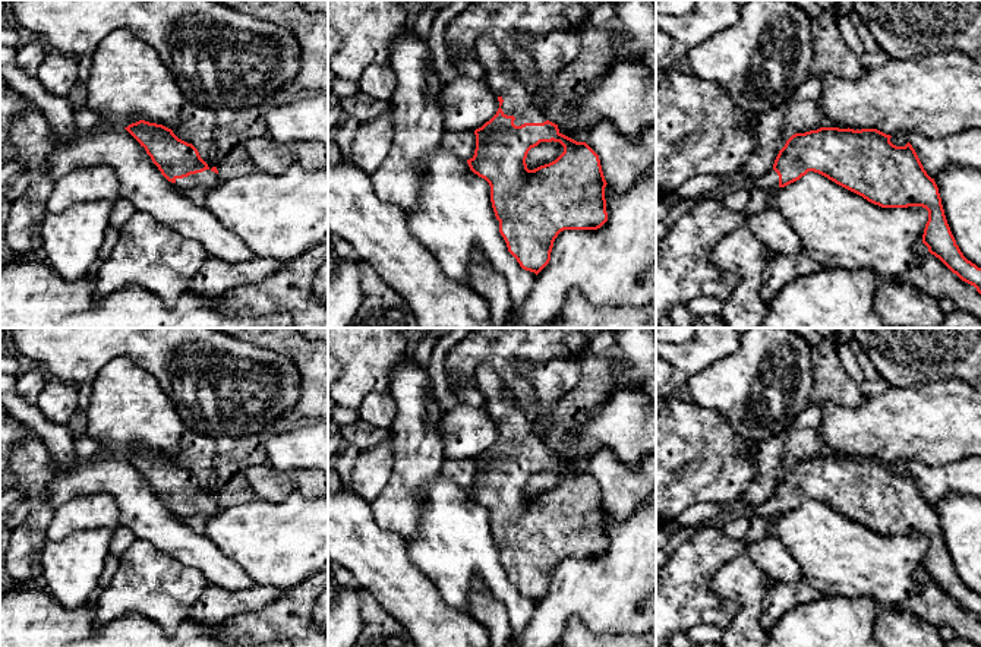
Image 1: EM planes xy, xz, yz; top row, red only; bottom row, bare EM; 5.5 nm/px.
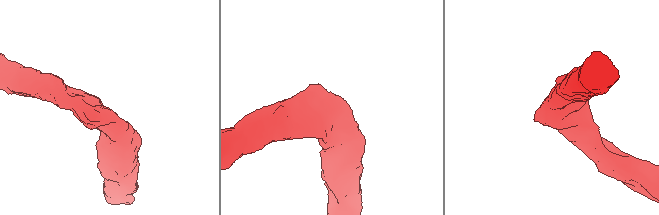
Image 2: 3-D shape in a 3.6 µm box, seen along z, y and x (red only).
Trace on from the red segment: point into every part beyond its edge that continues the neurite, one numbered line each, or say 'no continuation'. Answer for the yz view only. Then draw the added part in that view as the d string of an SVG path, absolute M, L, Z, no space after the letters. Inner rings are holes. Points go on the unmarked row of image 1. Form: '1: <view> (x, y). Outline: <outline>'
1: yz (770, 508). Outline: M772 498L758 506L750 508L748 514L760 515L760 517L777 517L779 515L779 504L775 498Z

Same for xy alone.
1: xy (207, 507). Outline: M205 498L202 501L190 502L183 506L176 506L176 512L182 517L192 517L196 514L202 514L205 517L212 517L220 511L220 505L217 501L211 498Z

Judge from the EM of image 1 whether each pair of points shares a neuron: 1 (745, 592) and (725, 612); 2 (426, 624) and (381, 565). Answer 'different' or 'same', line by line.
1: different
2: same

